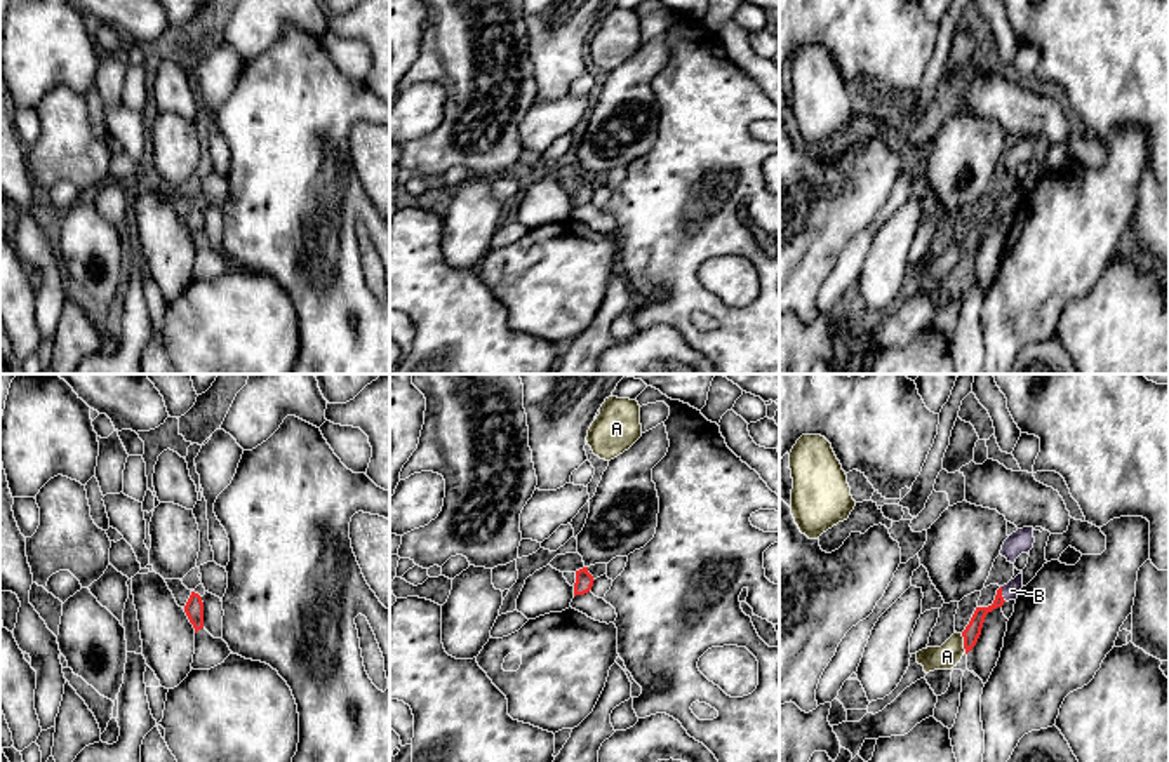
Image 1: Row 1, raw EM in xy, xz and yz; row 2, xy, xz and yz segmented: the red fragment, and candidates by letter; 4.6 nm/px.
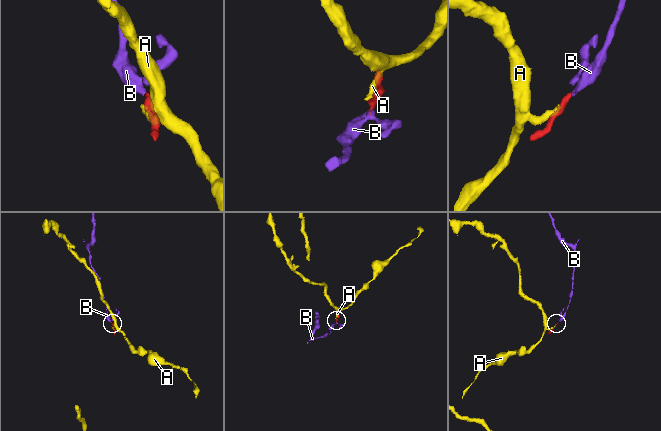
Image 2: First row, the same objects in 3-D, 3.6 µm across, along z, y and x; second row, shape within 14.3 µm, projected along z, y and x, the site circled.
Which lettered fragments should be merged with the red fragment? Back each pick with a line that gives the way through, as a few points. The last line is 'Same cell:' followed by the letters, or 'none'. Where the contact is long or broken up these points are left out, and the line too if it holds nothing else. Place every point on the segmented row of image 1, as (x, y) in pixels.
B: Path across: yz (973, 630), (976, 620), (1001, 594), (1011, 590)
Same cell: B

